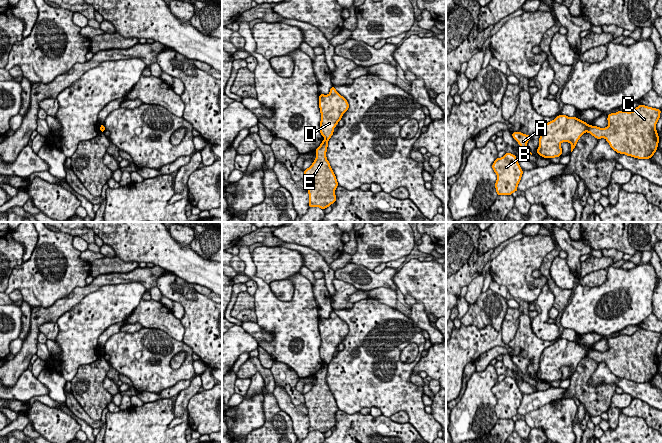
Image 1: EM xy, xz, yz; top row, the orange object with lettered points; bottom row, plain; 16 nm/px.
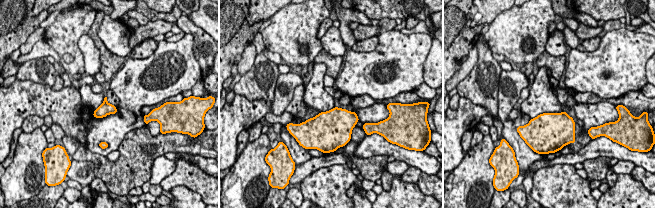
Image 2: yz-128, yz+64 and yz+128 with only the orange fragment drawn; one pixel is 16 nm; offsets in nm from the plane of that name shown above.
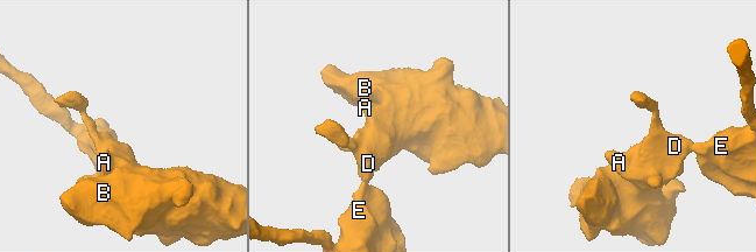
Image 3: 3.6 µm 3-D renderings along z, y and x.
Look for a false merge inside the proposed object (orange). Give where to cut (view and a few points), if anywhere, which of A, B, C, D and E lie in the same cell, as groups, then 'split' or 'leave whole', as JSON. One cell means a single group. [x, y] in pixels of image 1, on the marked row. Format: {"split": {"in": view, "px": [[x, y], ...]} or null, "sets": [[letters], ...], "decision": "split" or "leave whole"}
{"split": {"in": "yz", "px": [[588, 125], [586, 131]]}, "sets": [["A", "B", "D"], ["C", "E"]], "decision": "split"}

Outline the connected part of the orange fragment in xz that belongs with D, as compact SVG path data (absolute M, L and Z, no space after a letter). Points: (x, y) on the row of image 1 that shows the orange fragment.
M332 86L328 95L319 95L319 108L320 133L326 140L329 140L334 133L334 128L342 119L342 115L348 110L349 104Z

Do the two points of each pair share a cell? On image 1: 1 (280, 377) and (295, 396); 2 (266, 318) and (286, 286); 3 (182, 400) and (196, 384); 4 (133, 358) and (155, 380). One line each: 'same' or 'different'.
1: same
2: different
3: same
4: same

